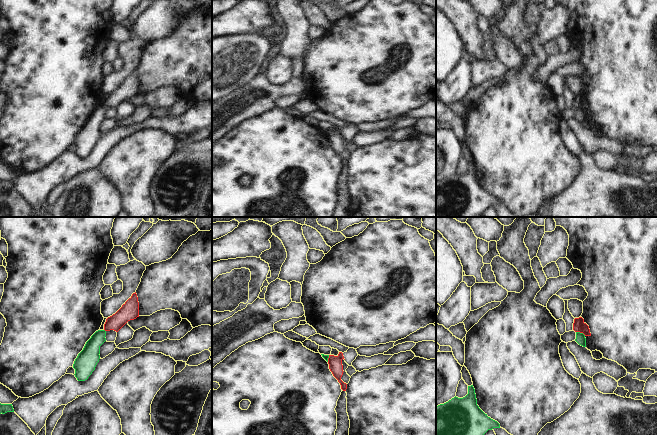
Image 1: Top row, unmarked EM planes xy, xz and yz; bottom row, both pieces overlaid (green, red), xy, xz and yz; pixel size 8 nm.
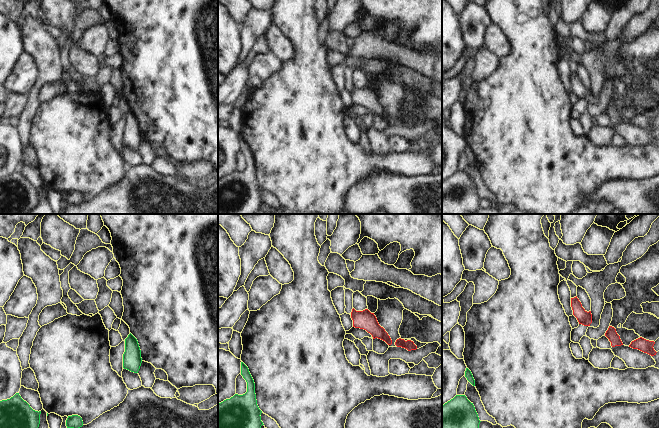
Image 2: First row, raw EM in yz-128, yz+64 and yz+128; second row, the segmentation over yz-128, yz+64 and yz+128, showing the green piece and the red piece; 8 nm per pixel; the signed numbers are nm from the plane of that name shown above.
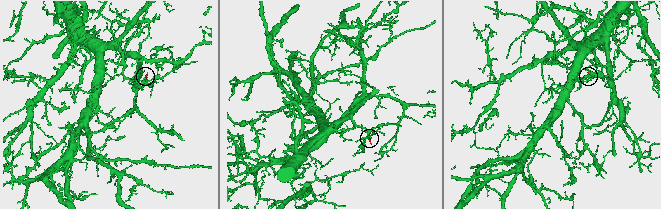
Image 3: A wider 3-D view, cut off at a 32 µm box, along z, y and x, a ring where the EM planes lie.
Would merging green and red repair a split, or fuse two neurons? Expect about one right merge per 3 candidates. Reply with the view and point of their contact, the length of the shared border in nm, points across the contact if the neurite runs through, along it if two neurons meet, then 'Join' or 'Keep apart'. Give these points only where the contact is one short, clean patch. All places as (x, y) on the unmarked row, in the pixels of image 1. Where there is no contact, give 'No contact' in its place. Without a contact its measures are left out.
Touches green at yz (581, 109). Shared border 90 nm. Boundary: yz (576, 107), (582, 108), (585, 111). Keep apart.

